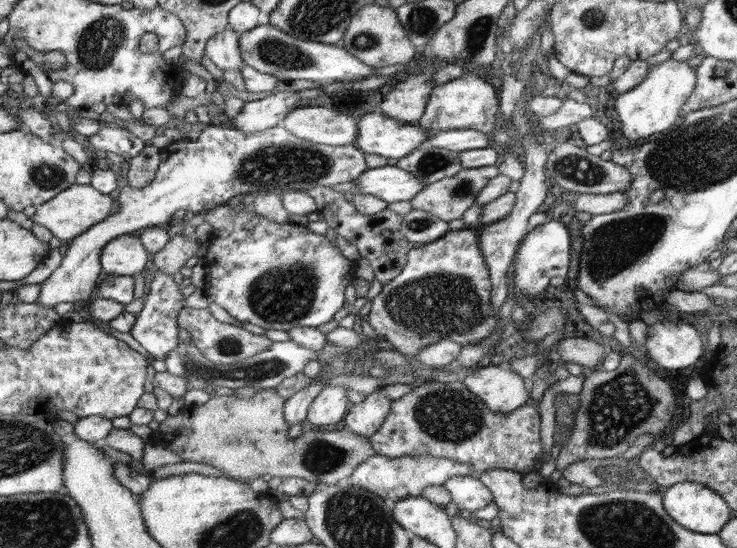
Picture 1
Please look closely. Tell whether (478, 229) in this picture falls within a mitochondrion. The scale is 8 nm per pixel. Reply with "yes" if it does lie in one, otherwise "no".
no

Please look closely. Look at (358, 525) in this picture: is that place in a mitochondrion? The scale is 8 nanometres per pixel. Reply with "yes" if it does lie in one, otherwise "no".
yes

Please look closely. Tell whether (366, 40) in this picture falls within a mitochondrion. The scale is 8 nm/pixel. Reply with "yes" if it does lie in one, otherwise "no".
yes

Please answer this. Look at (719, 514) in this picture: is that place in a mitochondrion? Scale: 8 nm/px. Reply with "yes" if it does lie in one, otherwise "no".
no

